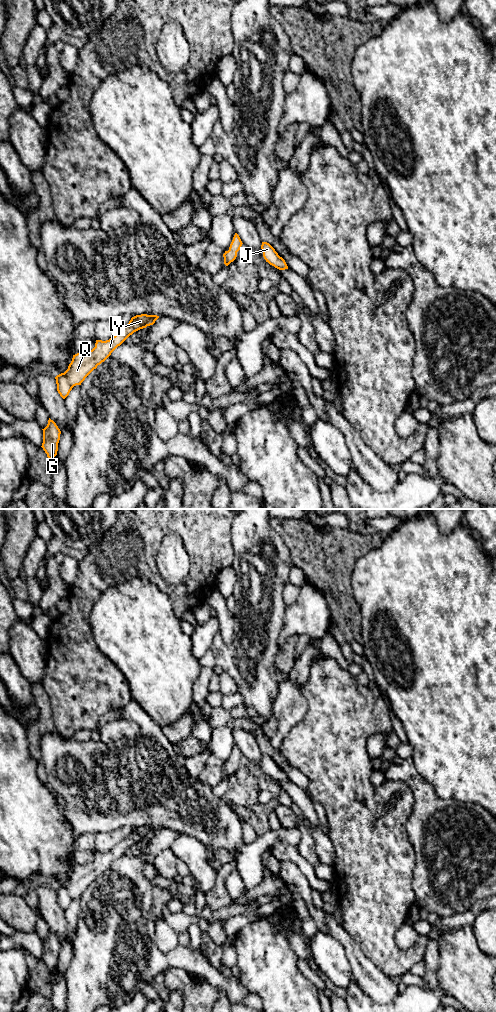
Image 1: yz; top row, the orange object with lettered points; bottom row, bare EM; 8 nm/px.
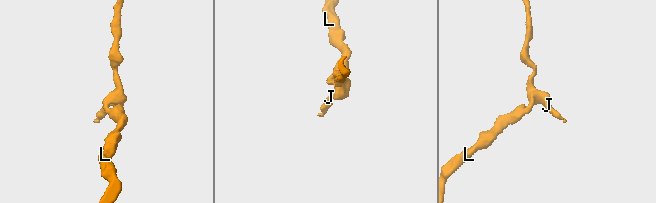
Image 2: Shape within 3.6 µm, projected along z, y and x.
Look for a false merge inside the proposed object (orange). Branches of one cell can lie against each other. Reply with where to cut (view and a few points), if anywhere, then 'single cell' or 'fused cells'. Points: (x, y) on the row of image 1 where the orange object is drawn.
no cut | single cell

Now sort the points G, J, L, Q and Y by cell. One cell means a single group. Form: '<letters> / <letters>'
G J L Q Y

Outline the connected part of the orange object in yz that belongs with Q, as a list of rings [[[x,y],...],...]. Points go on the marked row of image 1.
[[[136,315],[109,340],[96,340],[95,347],[92,350],[73,355],[68,369],[55,377],[57,391],[60,396],[65,399],[74,386],[81,385],[85,378],[98,365],[104,362],[130,335],[153,325],[158,318],[159,316],[157,315]]]

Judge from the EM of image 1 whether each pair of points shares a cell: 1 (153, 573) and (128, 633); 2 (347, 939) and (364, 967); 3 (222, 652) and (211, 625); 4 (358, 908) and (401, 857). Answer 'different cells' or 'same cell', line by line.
1: different cells
2: same cell
3: different cells
4: same cell

